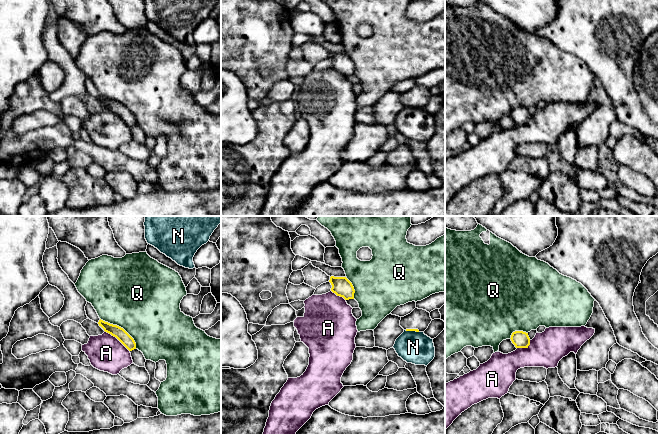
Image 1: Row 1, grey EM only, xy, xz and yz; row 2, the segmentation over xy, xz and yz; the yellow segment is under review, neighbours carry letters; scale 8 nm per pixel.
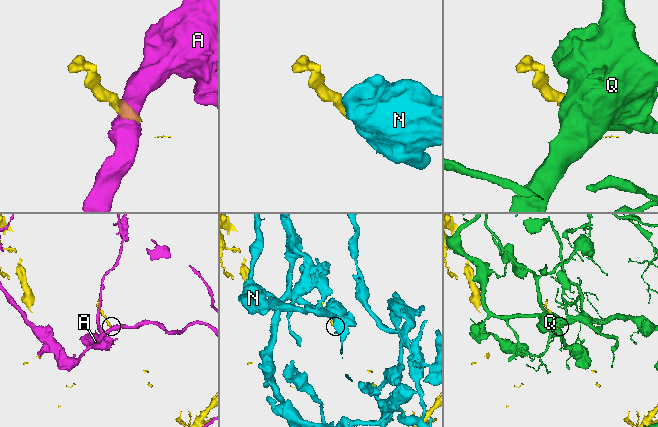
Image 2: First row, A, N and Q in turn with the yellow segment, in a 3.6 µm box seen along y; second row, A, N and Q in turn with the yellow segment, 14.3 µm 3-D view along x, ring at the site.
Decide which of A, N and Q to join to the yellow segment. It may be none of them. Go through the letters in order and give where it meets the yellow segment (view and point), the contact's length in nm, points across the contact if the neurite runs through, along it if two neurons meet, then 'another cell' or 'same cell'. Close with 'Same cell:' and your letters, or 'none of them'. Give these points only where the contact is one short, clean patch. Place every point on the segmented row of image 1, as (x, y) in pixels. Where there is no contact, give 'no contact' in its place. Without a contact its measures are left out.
A: meets yellow in xy at (117, 338); contact 260 nm long; border along xy (105, 331), (113, 335), (129, 351); another cell
N: meets yellow in xz at (412, 330); contact 110 nm long; another cell
Q: meets yellow in xy at (120, 327); contact 380 nm long; another cell
Same cell: none of them

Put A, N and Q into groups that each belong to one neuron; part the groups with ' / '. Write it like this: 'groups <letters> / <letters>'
groups A / N / Q

